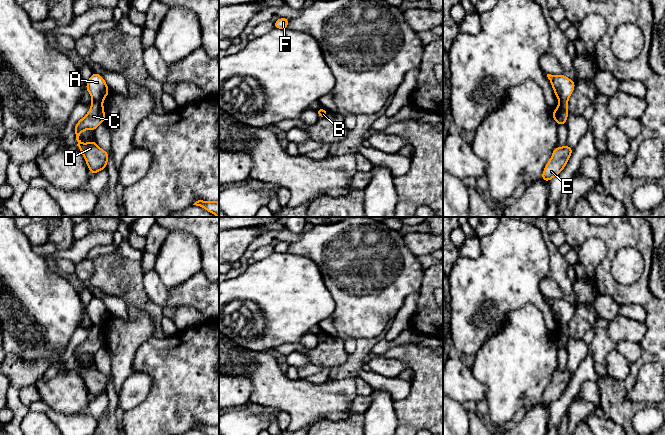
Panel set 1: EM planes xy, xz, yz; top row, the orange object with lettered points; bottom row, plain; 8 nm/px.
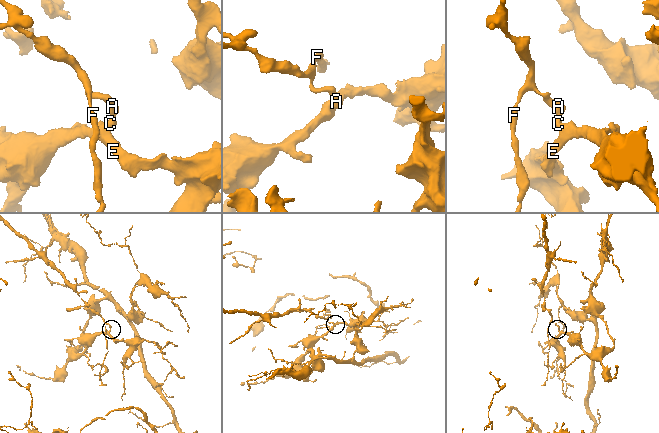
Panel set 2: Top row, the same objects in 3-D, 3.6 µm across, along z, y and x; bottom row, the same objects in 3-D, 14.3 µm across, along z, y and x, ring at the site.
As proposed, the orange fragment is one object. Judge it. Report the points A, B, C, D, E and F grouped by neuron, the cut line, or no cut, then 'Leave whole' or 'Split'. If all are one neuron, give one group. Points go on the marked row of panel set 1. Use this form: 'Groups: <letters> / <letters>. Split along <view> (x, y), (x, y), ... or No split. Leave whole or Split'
Groups: A B F / C D E. Split along xy (92, 100), (101, 101). Split

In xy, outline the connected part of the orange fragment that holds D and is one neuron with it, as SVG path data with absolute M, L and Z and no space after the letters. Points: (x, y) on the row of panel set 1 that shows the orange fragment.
M92 101L88 113L80 119L74 128L77 146L83 155L91 174L100 172L107 168L109 153L100 148L95 140L83 144L79 139L83 130L94 131L100 124L105 121L105 112L102 101Z

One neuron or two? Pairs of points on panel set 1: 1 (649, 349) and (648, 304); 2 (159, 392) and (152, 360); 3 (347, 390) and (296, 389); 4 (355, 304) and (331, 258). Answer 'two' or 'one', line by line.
1: one
2: one
3: one
4: one

